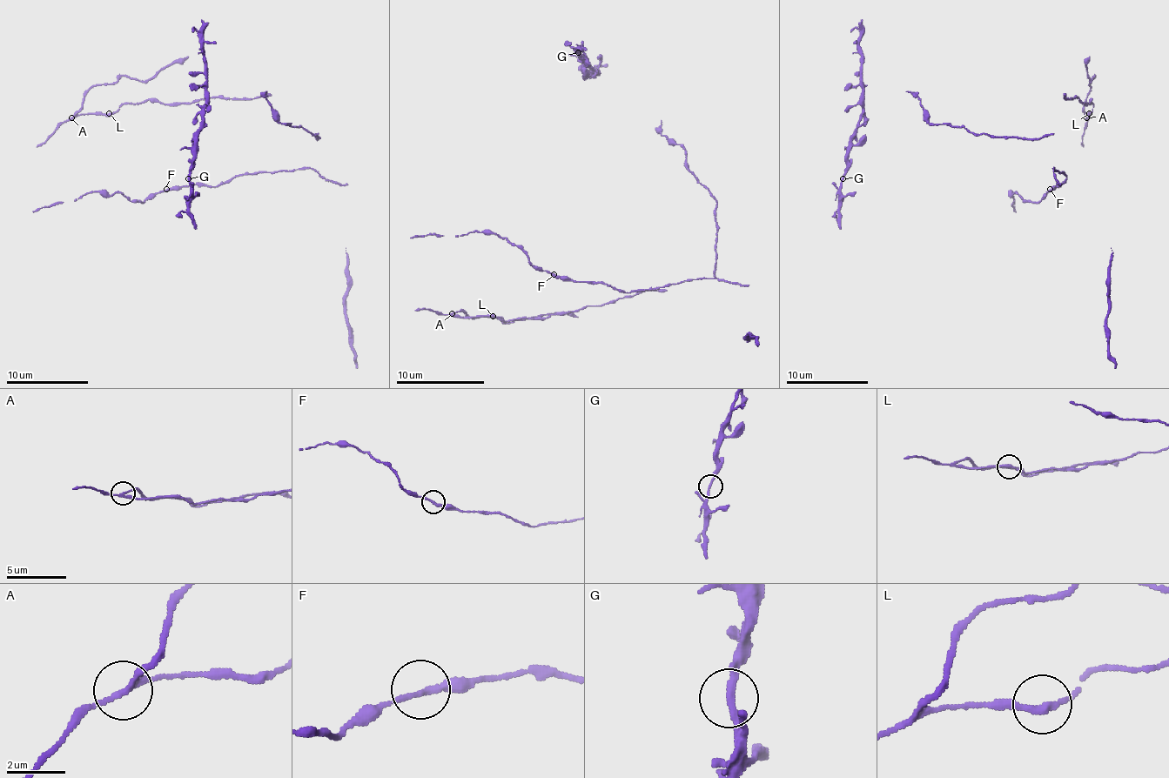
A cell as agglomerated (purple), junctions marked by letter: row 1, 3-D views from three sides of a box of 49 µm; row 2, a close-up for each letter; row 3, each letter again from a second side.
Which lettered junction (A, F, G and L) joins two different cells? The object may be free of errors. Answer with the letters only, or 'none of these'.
A

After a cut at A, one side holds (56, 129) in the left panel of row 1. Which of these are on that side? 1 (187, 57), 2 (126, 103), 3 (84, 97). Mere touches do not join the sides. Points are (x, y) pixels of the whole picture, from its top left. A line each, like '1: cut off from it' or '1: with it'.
1: cut off from it
2: with it
3: cut off from it

